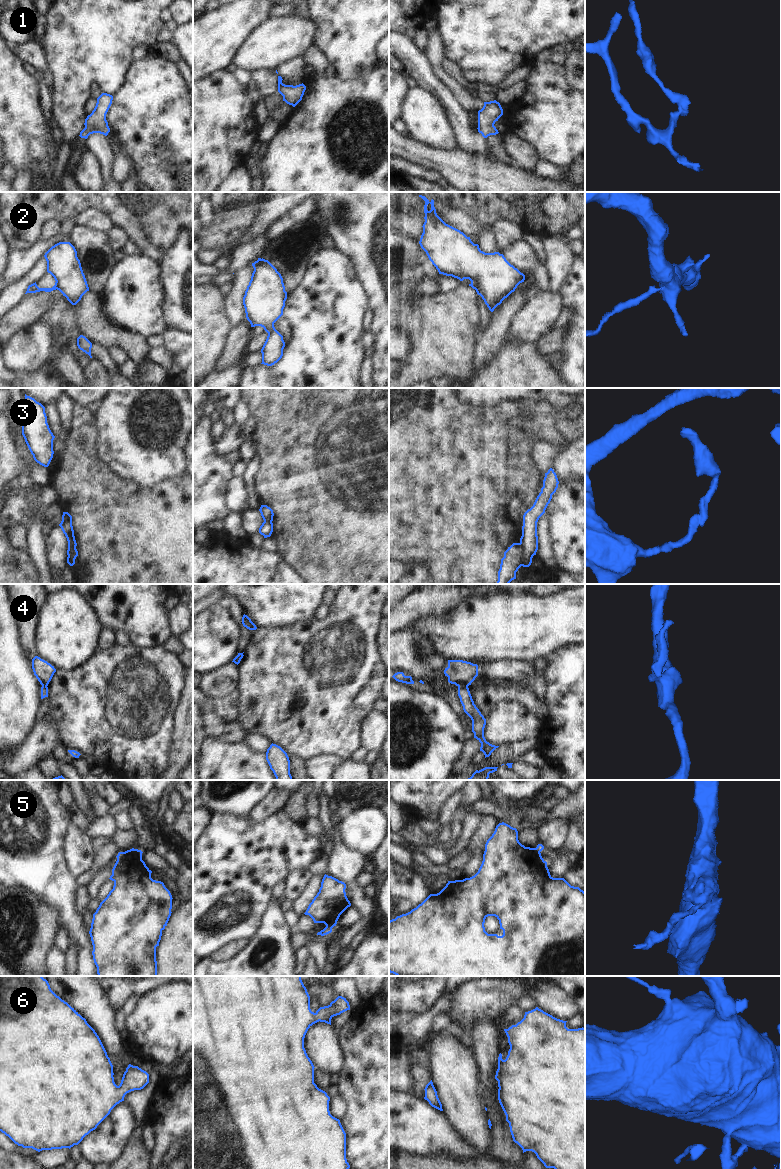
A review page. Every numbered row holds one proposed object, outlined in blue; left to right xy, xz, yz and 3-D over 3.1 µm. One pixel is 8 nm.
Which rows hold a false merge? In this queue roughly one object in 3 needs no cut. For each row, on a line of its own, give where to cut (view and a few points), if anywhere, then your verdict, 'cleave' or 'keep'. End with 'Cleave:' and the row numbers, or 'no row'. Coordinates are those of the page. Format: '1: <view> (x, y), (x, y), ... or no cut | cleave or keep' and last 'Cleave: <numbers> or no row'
1: no cut | keep
2: xy (55, 282), (57, 288) | cleave
3: yz (519, 543), (522, 549), (522, 565) | cleave
4: yz (458, 685), (467, 686) | cleave
5: xz (326, 926), (331, 928) | cleave
6: no cut | keep
Cleave: 2, 3, 4, 5

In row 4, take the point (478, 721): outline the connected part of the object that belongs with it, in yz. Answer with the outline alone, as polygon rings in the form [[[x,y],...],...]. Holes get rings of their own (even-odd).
[[[458,686],[458,696],[464,712],[472,720],[472,732],[474,733],[474,738],[481,743],[480,751],[484,753],[485,758],[489,757],[491,753],[499,746],[490,744],[484,737],[486,719],[474,704],[468,686]]]

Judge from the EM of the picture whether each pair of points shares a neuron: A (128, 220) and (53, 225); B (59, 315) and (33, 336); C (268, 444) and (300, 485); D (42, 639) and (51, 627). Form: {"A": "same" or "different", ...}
{"A": "different", "B": "different", "C": "same", "D": "same"}

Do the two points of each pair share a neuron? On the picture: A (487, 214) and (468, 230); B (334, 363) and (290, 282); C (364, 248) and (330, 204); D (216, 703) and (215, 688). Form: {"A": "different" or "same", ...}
{"A": "different", "B": "different", "C": "same", "D": "different"}

